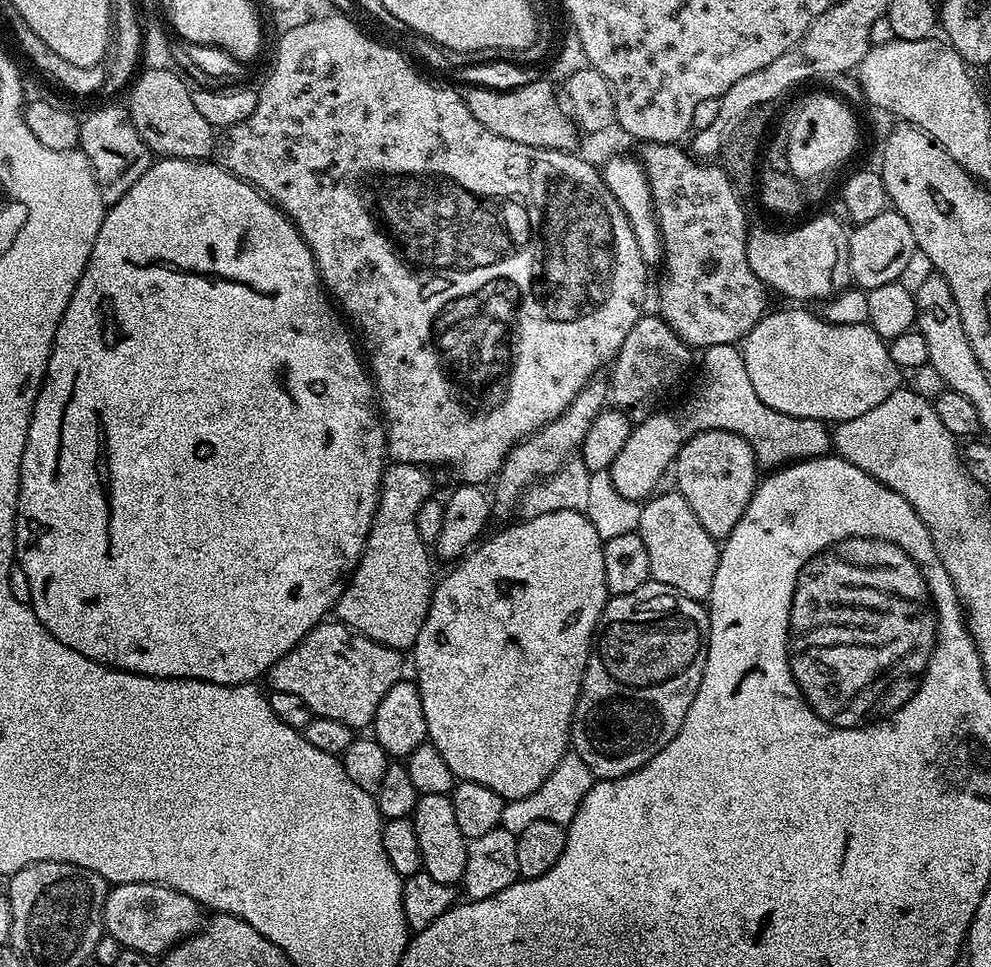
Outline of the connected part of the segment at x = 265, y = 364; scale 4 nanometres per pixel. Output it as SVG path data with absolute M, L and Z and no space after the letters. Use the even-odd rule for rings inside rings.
M157 159L148 167L146 174L142 174L142 178L138 178L138 182L134 182L134 186L126 190L126 194L122 194L118 203L105 211L98 238L94 238L94 250L90 250L86 270L70 298L70 306L66 306L66 314L62 314L62 322L52 343L44 385L40 387L40 393L32 407L26 450L20 463L20 489L16 503L16 560L18 566L26 570L26 579L30 582L32 595L30 607L39 618L40 624L46 626L46 630L50 630L50 634L58 638L62 646L70 646L70 650L78 650L78 654L86 654L86 658L122 672L156 676L159 680L205 680L215 684L251 684L259 681L259 676L261 679L267 674L270 666L274 666L274 662L278 662L282 654L290 651L312 627L321 623L327 617L324 616L327 612L329 615L333 611L336 591L342 577L351 576L360 555L364 553L368 531L380 497L380 479L385 467L386 425L378 411L374 381L349 325L330 303L326 289L320 283L312 251L306 246L294 222L255 186L240 180L215 162Z

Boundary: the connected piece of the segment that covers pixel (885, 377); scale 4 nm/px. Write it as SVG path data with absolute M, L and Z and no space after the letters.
M788 306L781 312L769 311L747 334L744 335L741 356L745 360L747 376L755 393L771 410L798 418L818 419L833 425L846 422L850 418L859 418L890 394L902 386L902 372L892 357L889 345L876 335L871 324L865 322L856 325L838 325L814 313L807 312L804 306Z

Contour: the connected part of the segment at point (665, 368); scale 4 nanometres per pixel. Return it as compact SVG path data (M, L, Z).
M659 314L641 315L638 322L634 322L634 330L630 330L630 334L626 334L626 342L622 342L622 346L616 359L610 365L612 371L612 380L610 379L610 400L617 409L629 410L628 408L640 408L643 404L648 404L651 400L656 400L663 394L667 388L672 388L680 380L680 375L688 368L688 352L689 345L682 342L682 338L678 338L678 334L674 334L674 330L670 330L670 326L665 322Z

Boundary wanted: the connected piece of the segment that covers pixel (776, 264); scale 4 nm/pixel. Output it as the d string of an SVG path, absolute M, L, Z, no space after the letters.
M816 216L788 233L753 227L746 242L746 258L765 289L781 292L792 302L827 302L847 289L852 279L848 233L832 216Z

